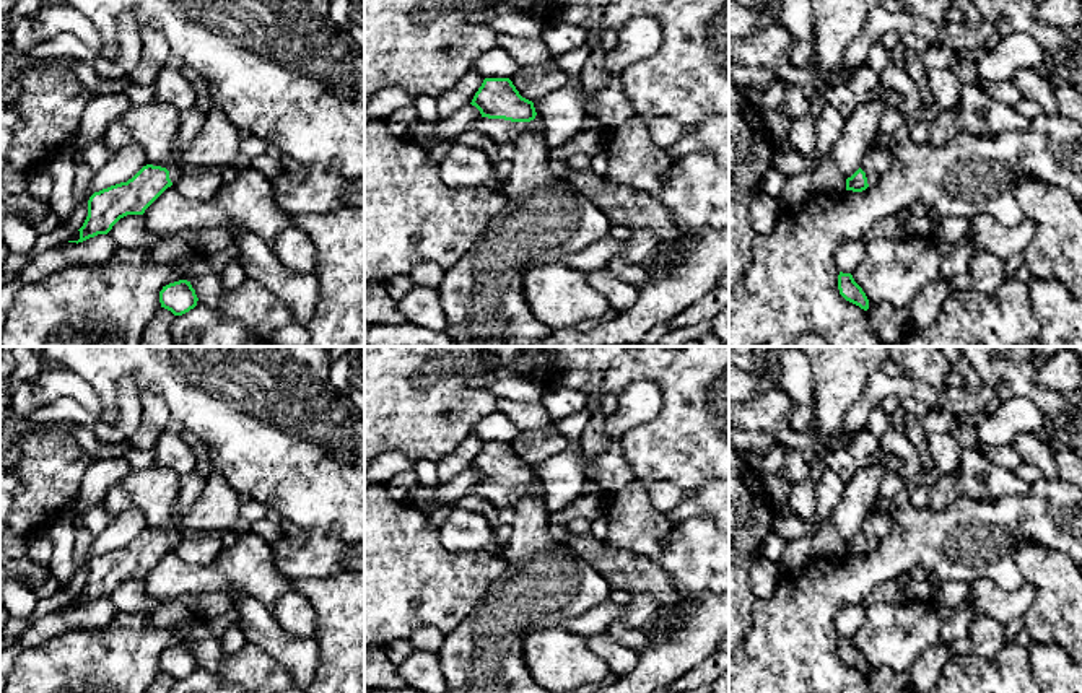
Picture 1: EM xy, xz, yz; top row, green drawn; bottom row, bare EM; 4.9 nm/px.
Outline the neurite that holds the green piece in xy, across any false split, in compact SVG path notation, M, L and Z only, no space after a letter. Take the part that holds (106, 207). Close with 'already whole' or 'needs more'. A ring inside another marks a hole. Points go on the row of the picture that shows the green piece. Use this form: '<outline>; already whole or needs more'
M174 156L168 161L164 168L146 164L143 166L132 179L120 182L94 192L88 200L88 216L80 231L78 241L68 242L83 242L98 234L107 234L112 226L127 215L143 215L145 210L179 177L181 171Z; needs more

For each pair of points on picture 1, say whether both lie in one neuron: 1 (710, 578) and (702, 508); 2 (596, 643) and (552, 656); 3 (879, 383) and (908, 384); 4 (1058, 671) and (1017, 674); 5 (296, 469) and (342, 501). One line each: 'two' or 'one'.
1: two
2: two
3: one
4: two
5: one

